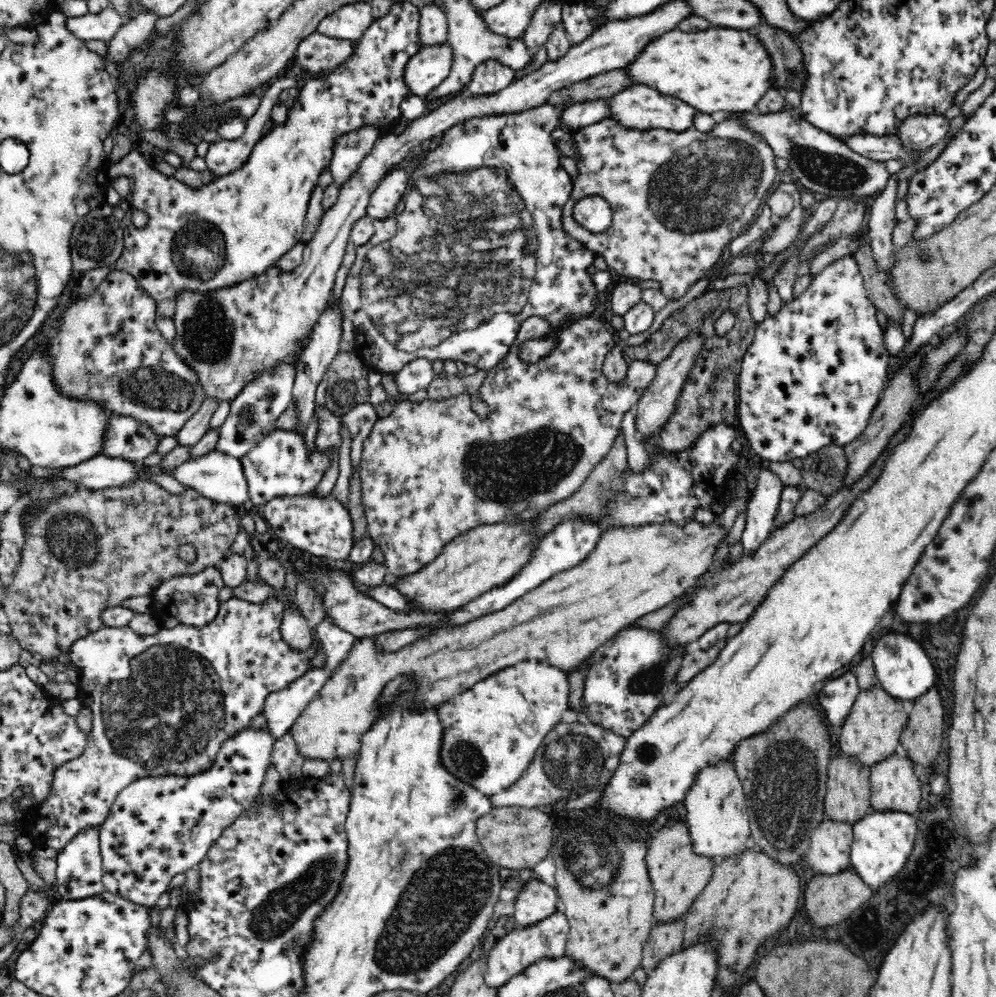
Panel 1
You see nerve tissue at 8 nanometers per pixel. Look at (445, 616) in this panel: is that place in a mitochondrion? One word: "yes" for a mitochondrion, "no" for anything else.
no

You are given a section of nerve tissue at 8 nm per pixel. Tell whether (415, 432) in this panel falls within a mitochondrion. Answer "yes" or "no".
no

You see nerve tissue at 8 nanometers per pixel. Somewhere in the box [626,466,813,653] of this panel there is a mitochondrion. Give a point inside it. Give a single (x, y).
(720, 572)

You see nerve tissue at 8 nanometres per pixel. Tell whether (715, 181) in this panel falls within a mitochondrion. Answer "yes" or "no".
yes

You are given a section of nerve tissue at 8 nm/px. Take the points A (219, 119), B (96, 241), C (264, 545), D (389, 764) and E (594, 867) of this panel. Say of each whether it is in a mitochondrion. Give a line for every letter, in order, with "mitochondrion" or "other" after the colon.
A: other
B: mitochondrion
C: other
D: other
E: mitochondrion

